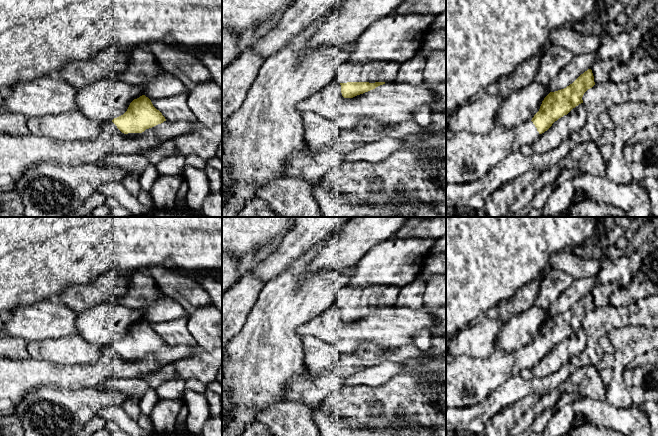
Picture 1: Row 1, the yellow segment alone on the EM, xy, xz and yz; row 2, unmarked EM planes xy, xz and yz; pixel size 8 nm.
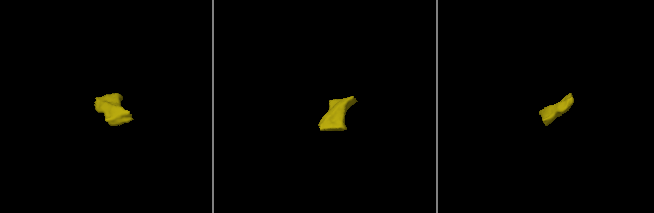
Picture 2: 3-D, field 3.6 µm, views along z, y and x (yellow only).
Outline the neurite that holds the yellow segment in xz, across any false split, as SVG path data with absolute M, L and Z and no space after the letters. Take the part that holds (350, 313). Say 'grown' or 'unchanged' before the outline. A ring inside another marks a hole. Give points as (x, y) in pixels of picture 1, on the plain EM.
grown; M372 284L365 288L339 290L335 303L341 309L344 322L353 322L385 307L395 306L401 287L397 285Z

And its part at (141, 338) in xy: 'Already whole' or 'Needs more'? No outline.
Needs more

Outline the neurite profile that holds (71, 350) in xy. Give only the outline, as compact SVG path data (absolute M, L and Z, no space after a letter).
M79 335L27 342L27 351L34 360L59 365L89 364L101 355L102 346L91 344Z

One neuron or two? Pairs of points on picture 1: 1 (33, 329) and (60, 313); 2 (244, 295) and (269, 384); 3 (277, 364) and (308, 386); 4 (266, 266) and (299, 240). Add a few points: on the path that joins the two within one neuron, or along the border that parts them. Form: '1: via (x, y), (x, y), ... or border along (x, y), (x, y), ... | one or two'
1: via (40, 322), (53, 319) | one
2: border along (260, 291), (257, 301), (238, 333) | two
3: border along (306, 368), (289, 383), (282, 396) | two
4: via (274, 264), (291, 248) | one

